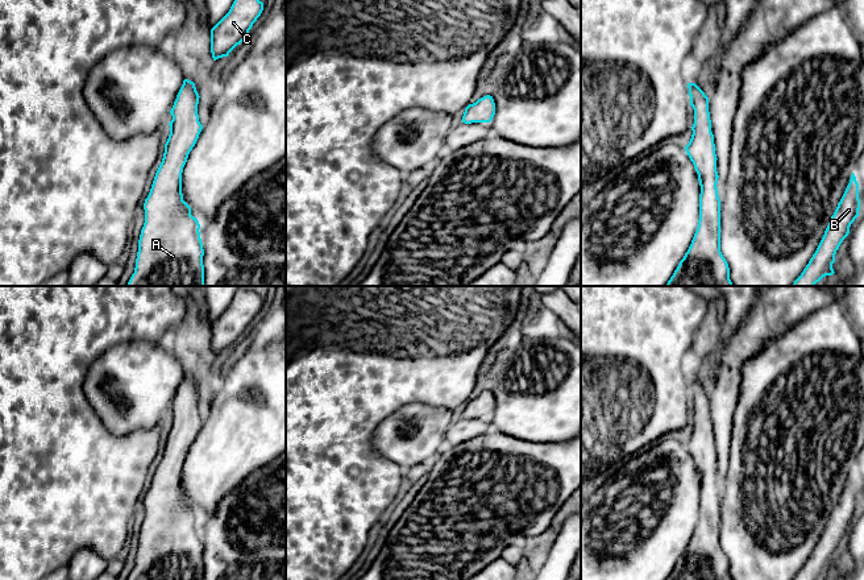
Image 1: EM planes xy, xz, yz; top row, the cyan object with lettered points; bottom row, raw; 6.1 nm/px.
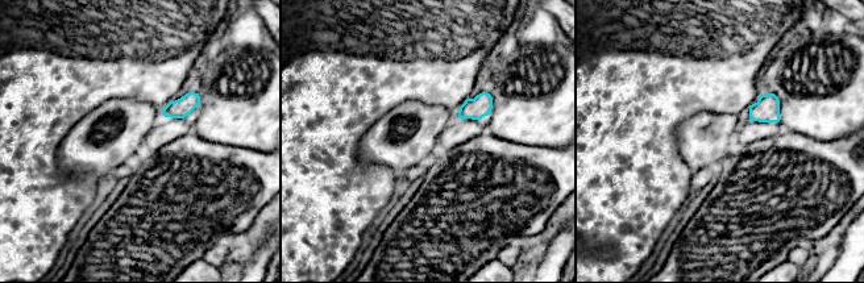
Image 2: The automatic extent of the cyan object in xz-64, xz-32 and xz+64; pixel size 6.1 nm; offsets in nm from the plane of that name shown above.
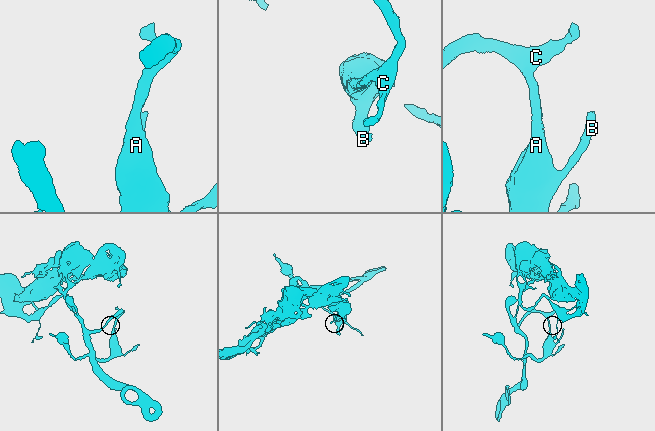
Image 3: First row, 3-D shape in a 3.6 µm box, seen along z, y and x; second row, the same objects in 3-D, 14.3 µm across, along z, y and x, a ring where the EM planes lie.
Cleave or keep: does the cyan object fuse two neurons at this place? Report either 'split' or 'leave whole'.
leave whole

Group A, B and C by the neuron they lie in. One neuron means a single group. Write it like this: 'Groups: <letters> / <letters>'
Groups: A B C

